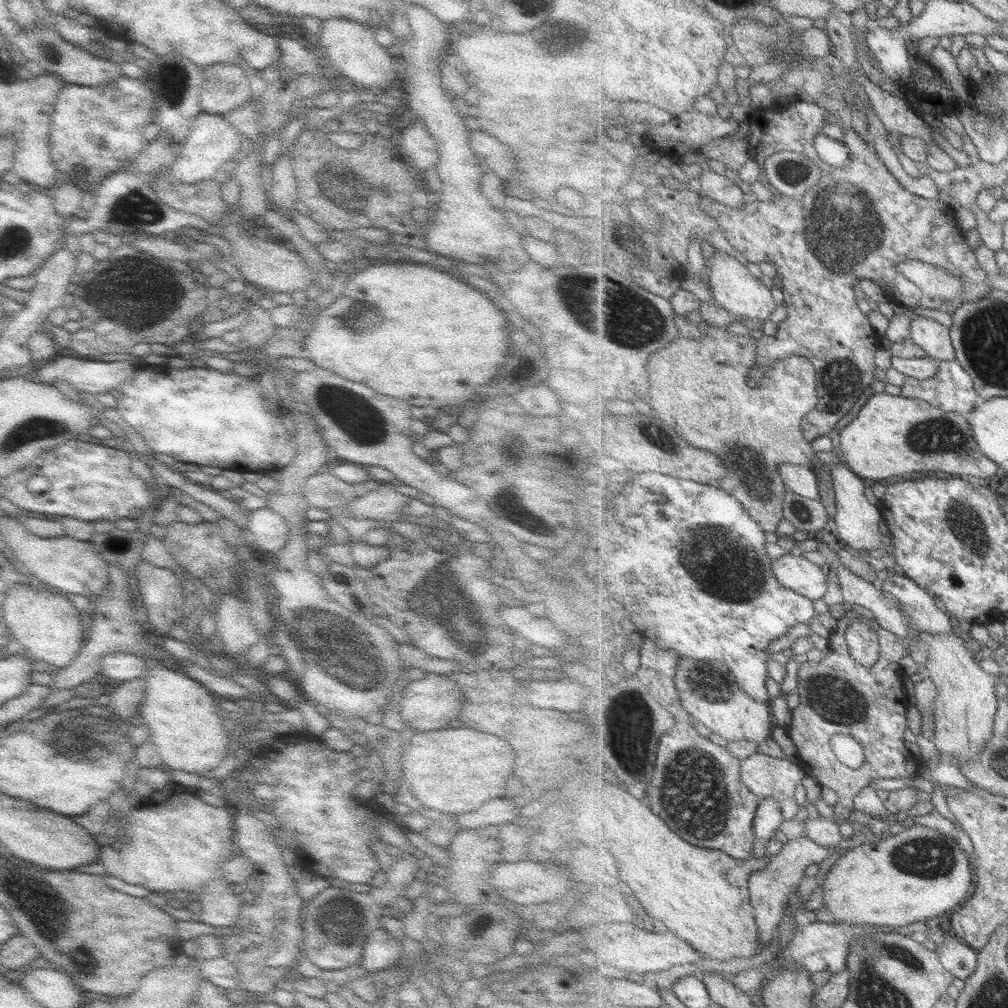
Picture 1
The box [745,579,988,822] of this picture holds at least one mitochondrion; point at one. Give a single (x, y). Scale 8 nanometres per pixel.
(842, 707)

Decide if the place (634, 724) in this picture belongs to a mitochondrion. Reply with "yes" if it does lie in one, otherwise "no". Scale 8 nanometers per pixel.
yes

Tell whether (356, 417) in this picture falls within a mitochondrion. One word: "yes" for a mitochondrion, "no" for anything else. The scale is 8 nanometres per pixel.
yes

